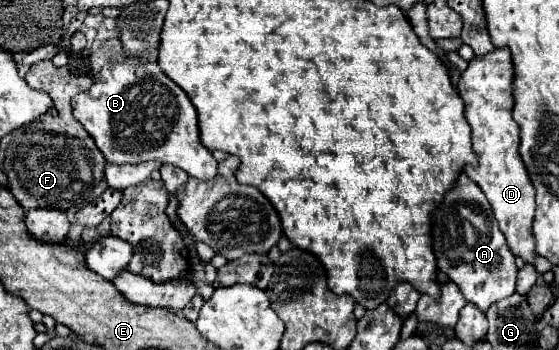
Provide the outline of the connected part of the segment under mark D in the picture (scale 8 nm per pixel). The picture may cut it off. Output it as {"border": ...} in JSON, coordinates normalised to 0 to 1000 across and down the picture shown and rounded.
{"border":[[[887,140],[862,169],[841,174],[841,191],[826,209],[819,237],[819,266],[834,294],[834,340],[844,363],[844,426],[855,449],[855,477],[830,483],[830,494],[862,534],[866,557],[880,586],[880,609],[891,626],[894,660],[905,671],[909,711],[934,734],[937,751],[955,757],[959,700],[952,671],[955,631],[955,529],[945,506],[945,489],[930,454],[930,363],[916,340],[916,231],[919,231],[919,186],[912,174],[909,140]]]}

